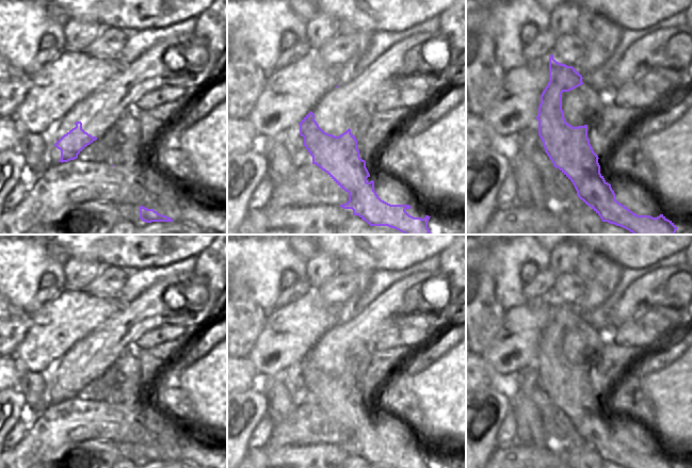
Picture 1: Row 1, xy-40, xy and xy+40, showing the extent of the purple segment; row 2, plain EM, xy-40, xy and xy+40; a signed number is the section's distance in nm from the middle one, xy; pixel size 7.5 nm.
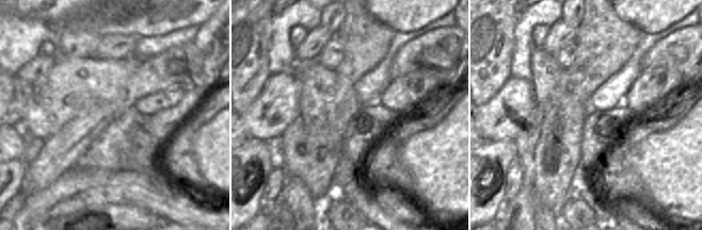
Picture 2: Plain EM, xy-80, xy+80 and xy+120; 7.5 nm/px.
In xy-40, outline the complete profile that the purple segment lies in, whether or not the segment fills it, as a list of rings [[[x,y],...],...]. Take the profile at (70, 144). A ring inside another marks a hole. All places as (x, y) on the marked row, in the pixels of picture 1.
[[[76,122],[76,127],[61,136],[54,146],[61,150],[59,162],[68,162],[78,158],[78,155],[91,143],[97,140],[82,129],[82,123]]]

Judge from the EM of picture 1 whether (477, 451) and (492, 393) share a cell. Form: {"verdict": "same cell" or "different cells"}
{"verdict": "same cell"}

